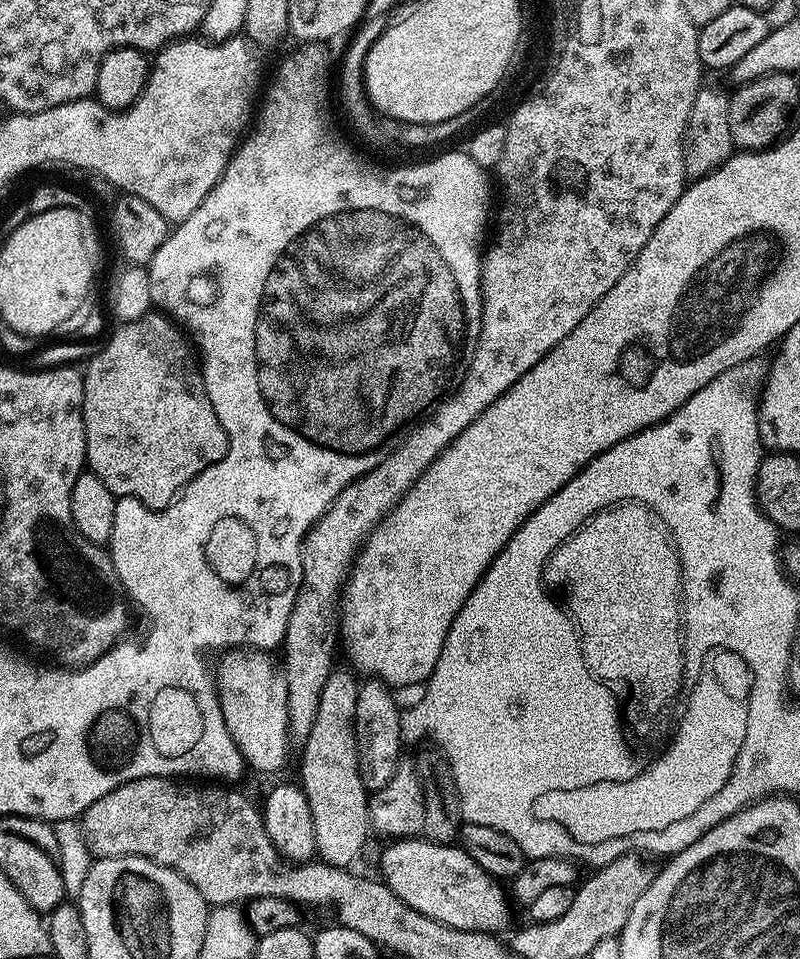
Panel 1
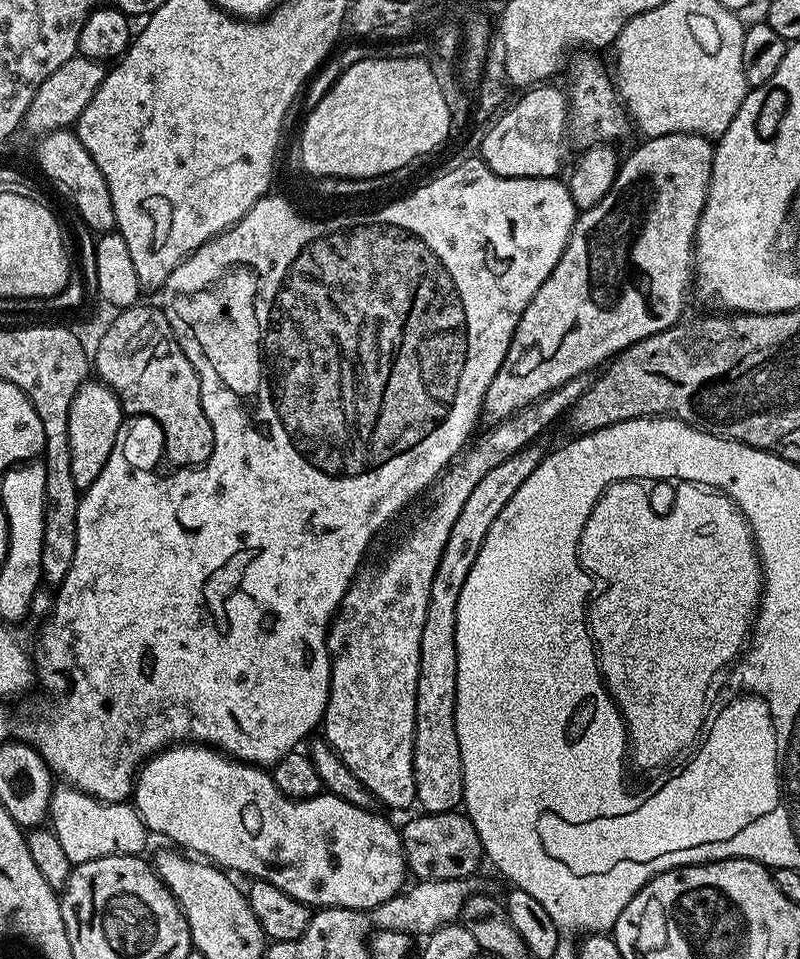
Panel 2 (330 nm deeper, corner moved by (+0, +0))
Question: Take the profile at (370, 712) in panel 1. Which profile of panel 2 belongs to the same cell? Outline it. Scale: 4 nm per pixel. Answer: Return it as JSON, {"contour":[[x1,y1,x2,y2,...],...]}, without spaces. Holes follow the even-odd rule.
{"contour":[[587,375,570,378,570,382,562,382,562,386,558,386,558,390,554,390,534,402,530,402,530,406,518,410,513,416,507,416,504,420,495,421,490,426,492,428,488,429,480,438,478,436,460,456,440,473,438,481,431,491,431,494,433,494,428,500,428,509,409,526,408,538,398,541,389,550,388,557,373,572,364,570,357,575,356,579,348,587,348,592,344,595,344,601,341,602,334,619,331,621,328,634,328,650,332,655,332,674,328,677,328,701,326,702,326,710,324,711,324,719,322,721,322,736,336,752,338,758,353,772,354,777,376,795,376,799,381,805,389,804,392,808,408,808,416,804,414,726,416,725,416,695,418,694,418,662,420,661,420,647,422,646,422,625,426,623,426,606,430,606,430,582,434,582,434,570,438,570,438,562,442,558,442,550,446,550,446,538,450,538,450,529,454,527,458,514,462,514,462,506,466,506,466,498,470,498,471,492,474,491,474,486,478,486,478,482,482,482,482,478,486,478,486,474,490,474,490,470,494,470,494,466,499,466,502,462,506,462,506,458,510,458,510,454,518,454,518,450,522,450,527,444,537,443,541,439,540,435,559,416,561,419,574,406,574,402,578,402,578,398,582,398,582,394,586,394,589,383,590,380]]}

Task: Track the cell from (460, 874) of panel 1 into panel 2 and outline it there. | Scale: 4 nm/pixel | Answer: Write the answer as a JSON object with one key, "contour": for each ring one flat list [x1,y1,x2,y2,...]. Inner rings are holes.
{"contour":[[181,742,144,761,134,777,134,807,149,833,156,835,157,832,168,839,165,841,229,873,249,872,249,877,270,882,278,886,278,890,286,890,290,898,298,898,298,902,317,909,371,910,399,896,405,887,406,865,400,828,379,816,379,811,359,808,329,794,309,800,291,800,278,790,271,771,233,760,211,746]]}

